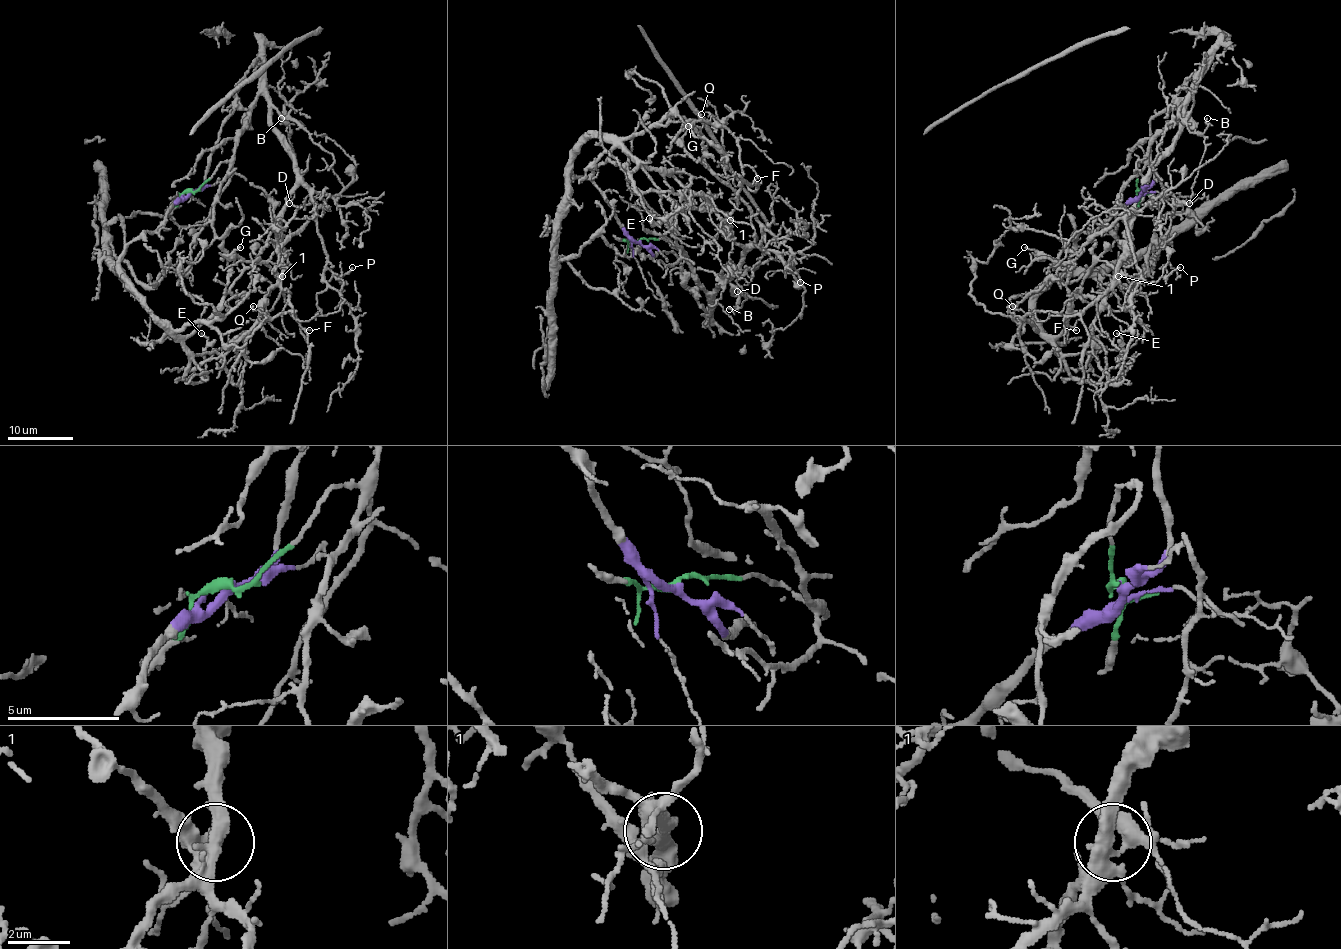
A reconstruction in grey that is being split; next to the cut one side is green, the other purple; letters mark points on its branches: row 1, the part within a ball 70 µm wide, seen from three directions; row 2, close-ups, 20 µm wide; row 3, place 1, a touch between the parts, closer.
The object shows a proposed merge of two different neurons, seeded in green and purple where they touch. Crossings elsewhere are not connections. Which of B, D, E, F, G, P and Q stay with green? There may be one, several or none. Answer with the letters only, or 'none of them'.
B, D, F, G, P, Q

